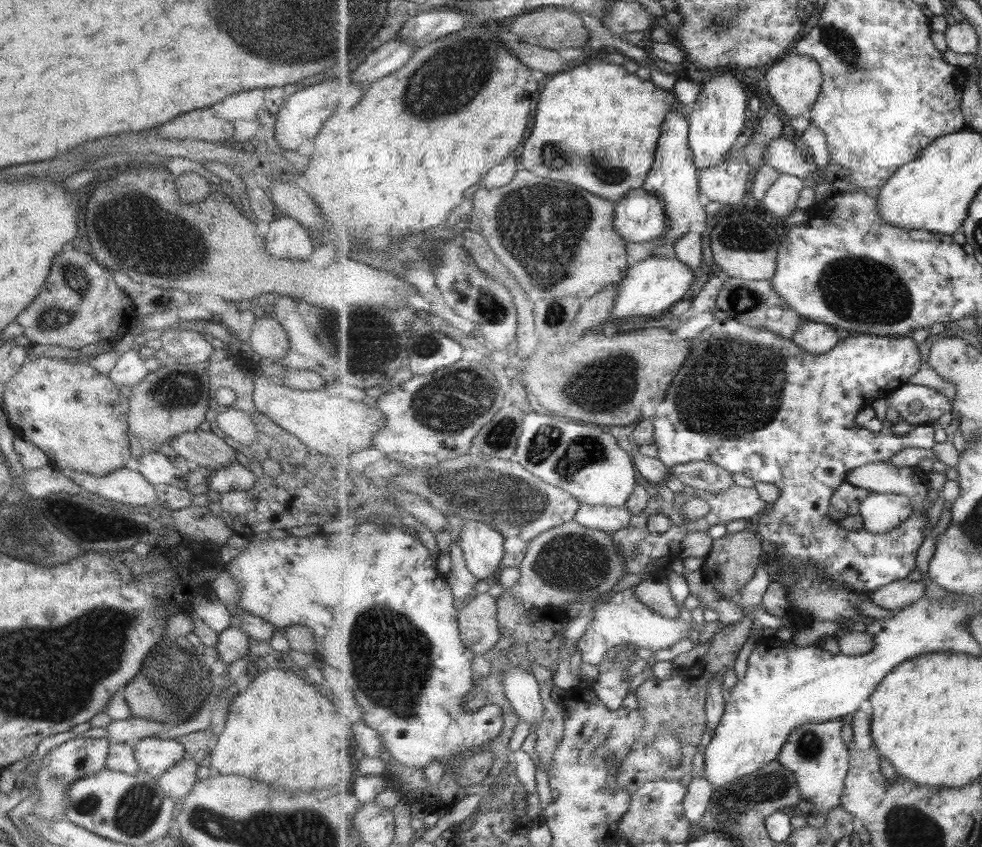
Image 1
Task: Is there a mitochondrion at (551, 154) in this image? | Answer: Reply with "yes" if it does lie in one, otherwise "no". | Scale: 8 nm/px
yes

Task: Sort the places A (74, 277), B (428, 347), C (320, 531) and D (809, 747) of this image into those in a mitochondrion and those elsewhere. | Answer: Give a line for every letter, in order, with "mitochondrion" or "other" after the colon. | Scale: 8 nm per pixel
A: mitochondrion
B: mitochondrion
C: other
D: mitochondrion

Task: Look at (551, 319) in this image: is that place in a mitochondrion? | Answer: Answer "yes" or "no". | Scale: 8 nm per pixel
yes

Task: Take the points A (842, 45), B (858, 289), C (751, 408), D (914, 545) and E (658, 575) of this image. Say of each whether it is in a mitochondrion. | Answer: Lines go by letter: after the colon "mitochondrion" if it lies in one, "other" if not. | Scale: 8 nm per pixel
A: mitochondrion
B: mitochondrion
C: mitochondrion
D: other
E: other

